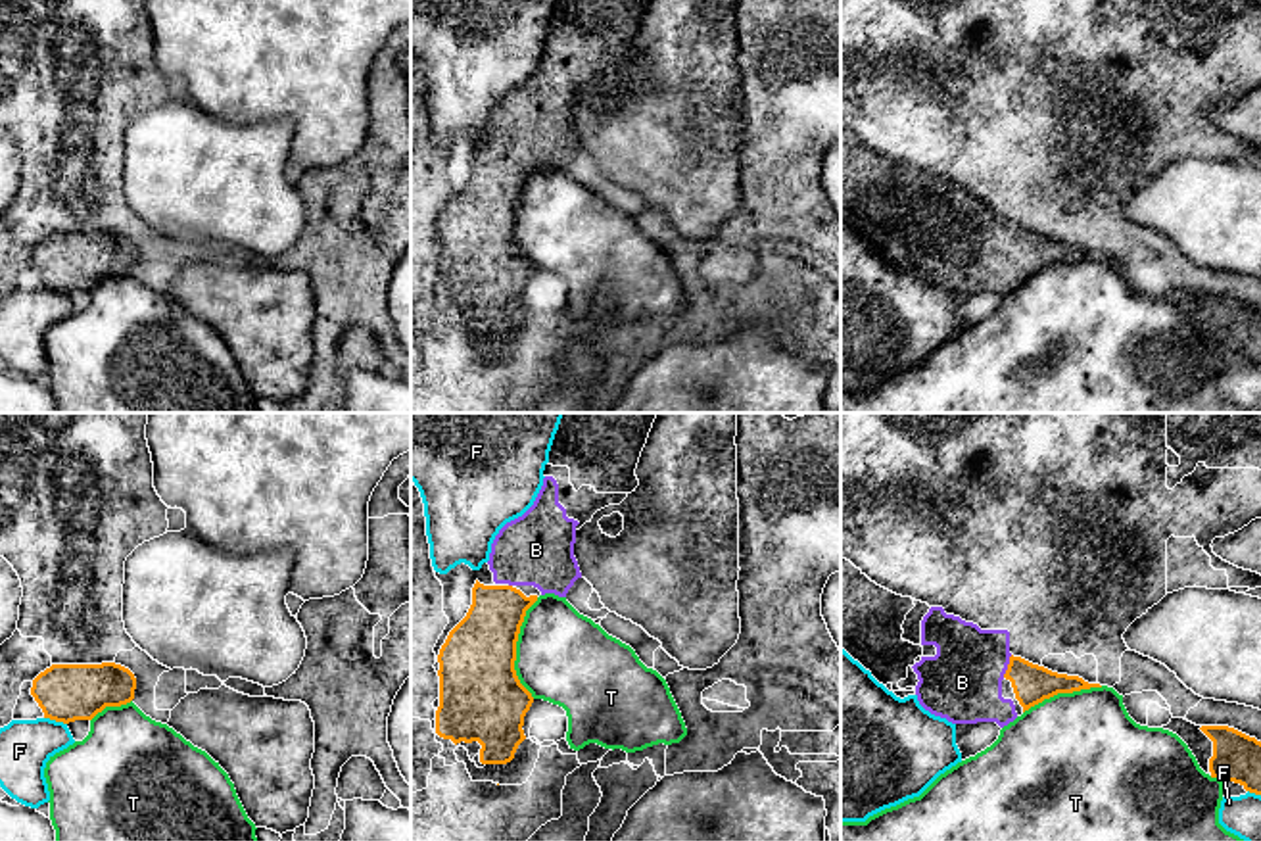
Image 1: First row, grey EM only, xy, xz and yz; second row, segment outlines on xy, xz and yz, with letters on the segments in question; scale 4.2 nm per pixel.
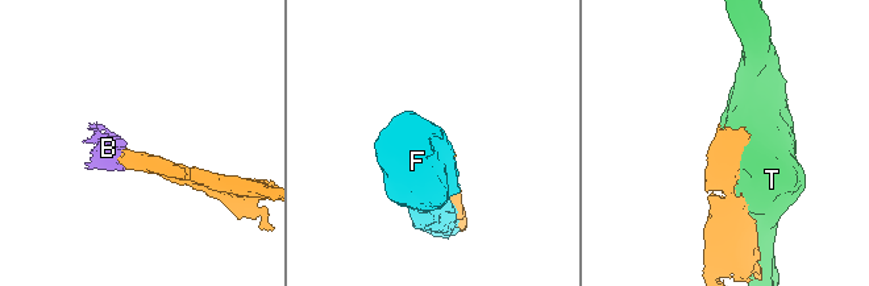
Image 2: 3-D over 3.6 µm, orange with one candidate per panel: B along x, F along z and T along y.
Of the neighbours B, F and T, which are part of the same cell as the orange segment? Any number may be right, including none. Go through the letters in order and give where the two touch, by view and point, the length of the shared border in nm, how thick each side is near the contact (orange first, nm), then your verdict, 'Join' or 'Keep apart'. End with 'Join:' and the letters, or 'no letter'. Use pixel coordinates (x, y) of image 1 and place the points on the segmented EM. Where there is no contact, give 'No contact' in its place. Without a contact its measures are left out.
B: Touches orange at yz (1008, 667). Shared border 100 nm. Thickness 160 nm (orange) against 320 nm. Join
F: Touches orange at xy (56, 720). Shared border 100 nm. Thickness 240 nm (orange) against 220 nm. Keep apart
T: Touches orange at xz (515, 648). Shared border 420 nm. Thickness 360 nm (orange) against 380 nm. Keep apart
Join: B

